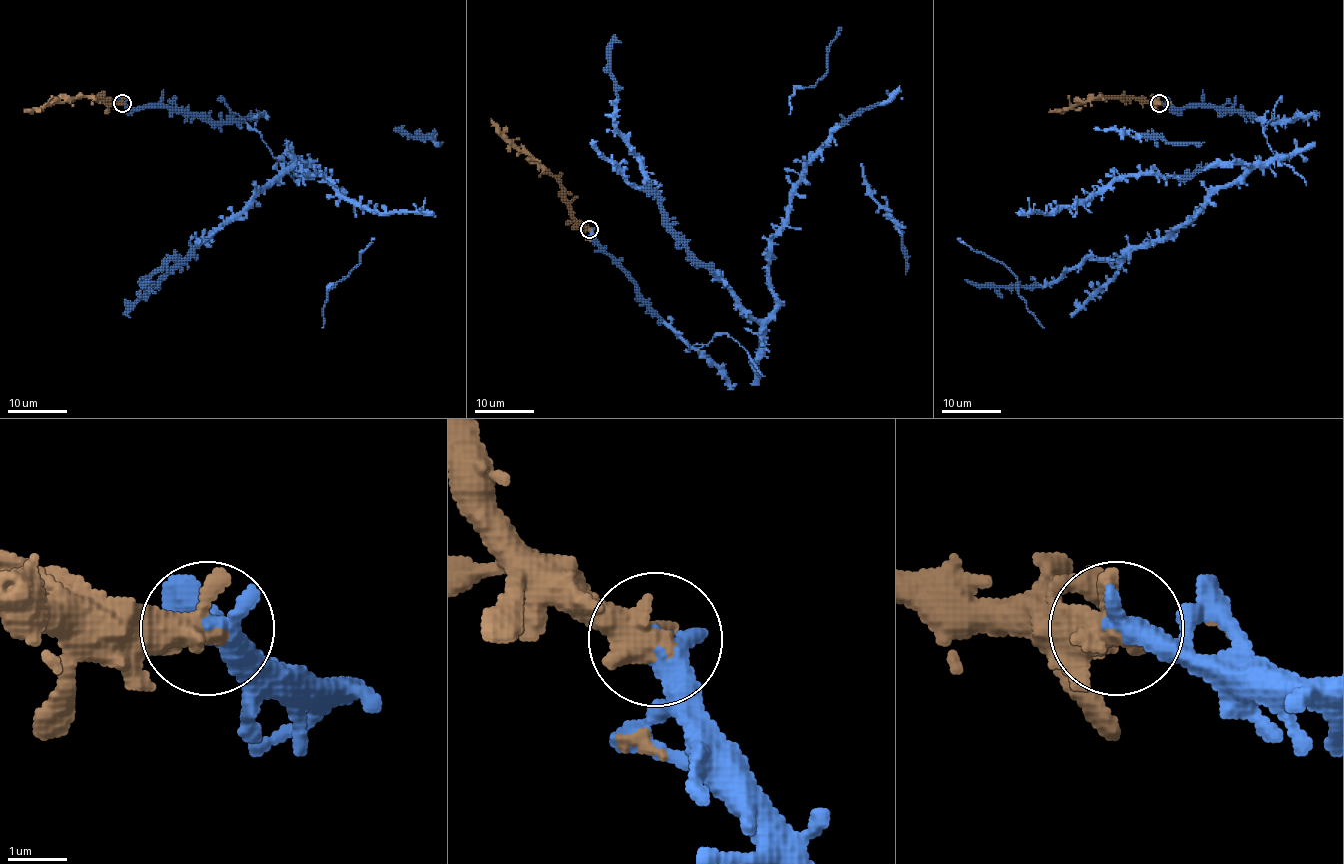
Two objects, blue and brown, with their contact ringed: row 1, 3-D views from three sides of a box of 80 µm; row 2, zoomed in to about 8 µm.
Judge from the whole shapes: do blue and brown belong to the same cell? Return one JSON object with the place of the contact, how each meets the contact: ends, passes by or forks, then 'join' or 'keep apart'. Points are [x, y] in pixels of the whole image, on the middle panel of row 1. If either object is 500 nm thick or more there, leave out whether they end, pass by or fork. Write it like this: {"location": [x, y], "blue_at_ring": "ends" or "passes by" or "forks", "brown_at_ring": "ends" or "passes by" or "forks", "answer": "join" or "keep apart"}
{"location": [589, 229], "answer": "join"}

